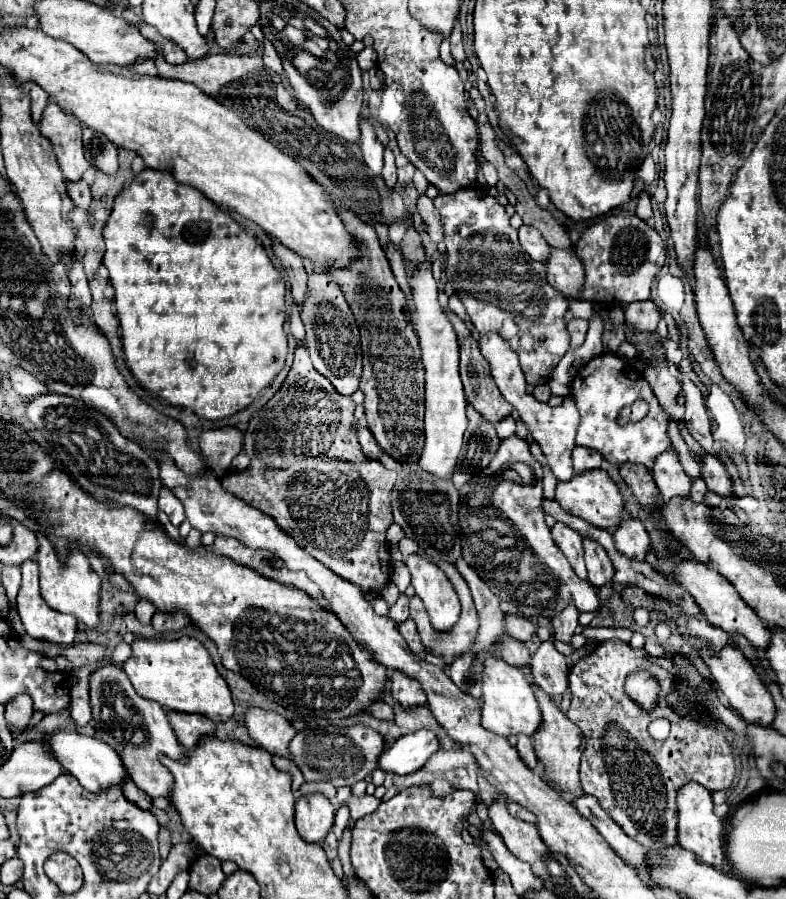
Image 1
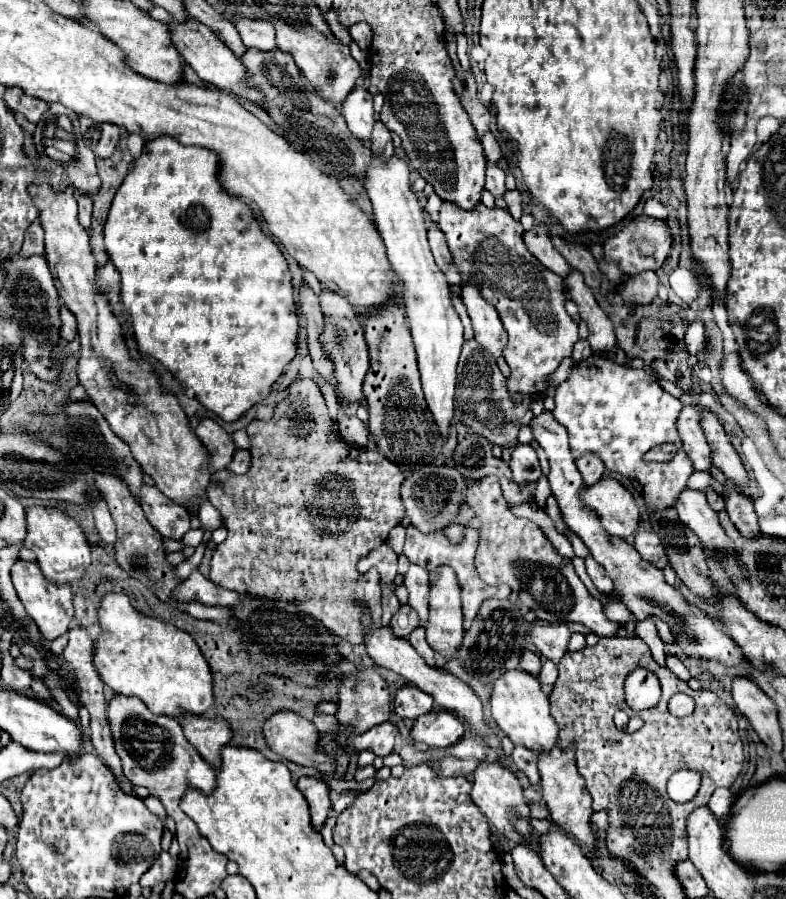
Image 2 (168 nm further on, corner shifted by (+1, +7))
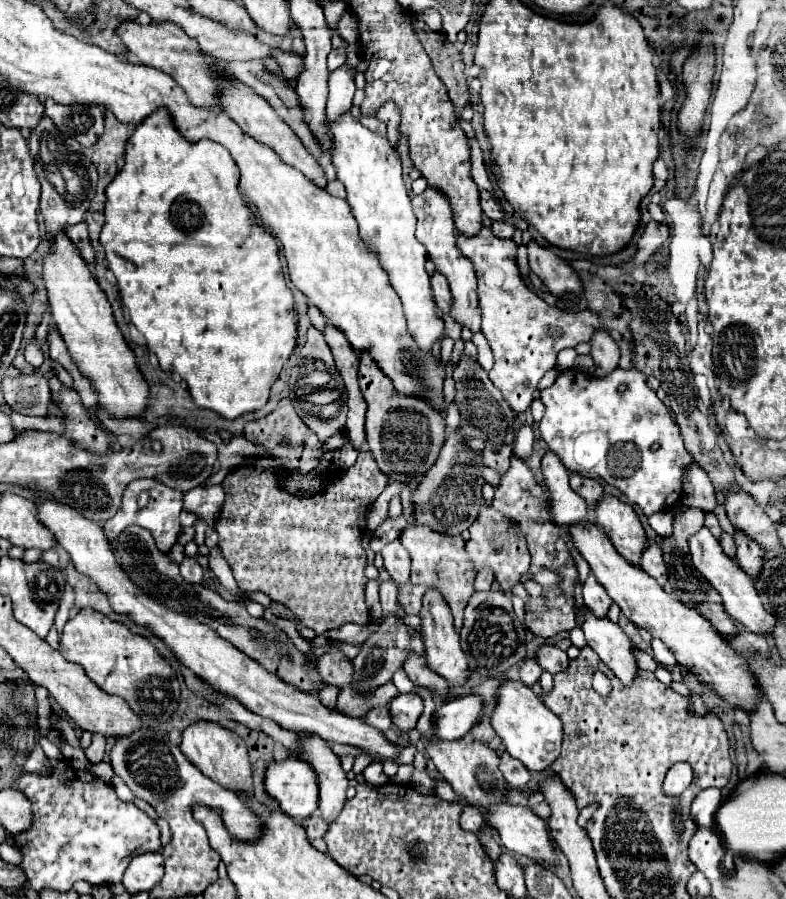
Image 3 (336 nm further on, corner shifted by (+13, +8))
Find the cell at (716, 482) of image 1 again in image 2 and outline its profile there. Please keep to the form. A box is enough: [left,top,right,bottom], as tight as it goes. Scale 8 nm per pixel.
[726,483,762,539]

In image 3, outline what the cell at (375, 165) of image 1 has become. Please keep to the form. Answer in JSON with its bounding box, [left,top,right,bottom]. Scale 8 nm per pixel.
[326,66,356,120]

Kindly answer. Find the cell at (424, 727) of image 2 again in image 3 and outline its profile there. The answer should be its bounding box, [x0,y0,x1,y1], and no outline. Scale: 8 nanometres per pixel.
[436,694,482,740]

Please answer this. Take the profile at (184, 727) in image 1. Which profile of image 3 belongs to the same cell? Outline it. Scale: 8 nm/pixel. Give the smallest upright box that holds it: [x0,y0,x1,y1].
[180,720,252,796]

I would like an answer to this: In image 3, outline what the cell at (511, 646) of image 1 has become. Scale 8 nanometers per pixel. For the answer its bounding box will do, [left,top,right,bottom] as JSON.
[520,660,542,686]

